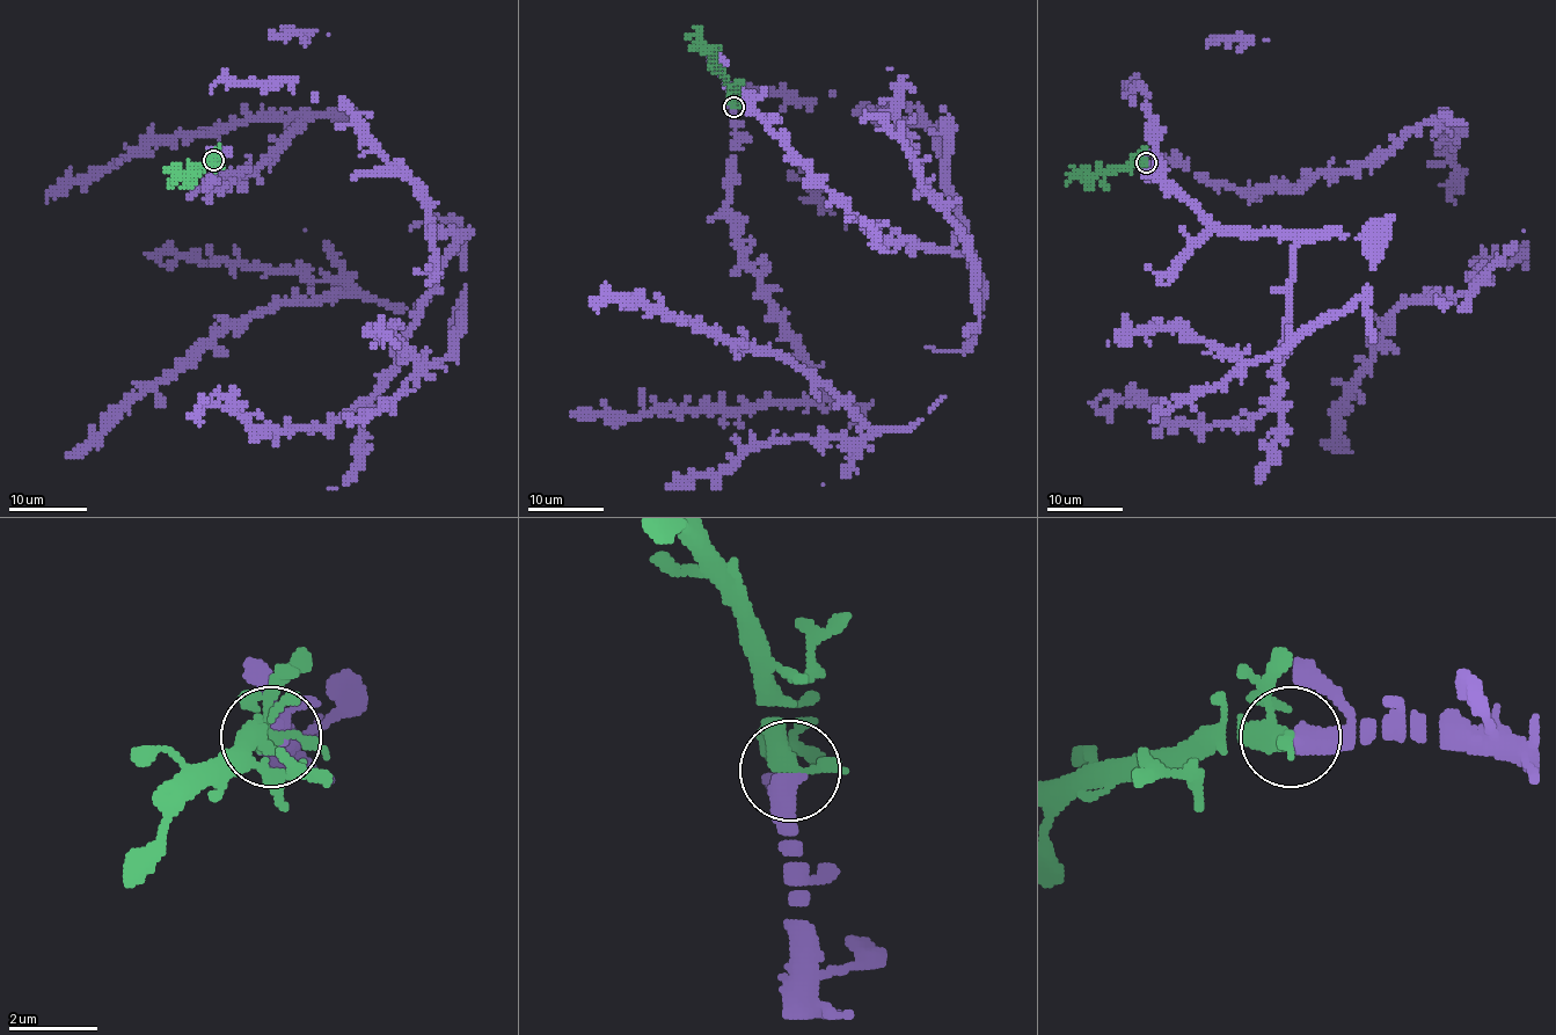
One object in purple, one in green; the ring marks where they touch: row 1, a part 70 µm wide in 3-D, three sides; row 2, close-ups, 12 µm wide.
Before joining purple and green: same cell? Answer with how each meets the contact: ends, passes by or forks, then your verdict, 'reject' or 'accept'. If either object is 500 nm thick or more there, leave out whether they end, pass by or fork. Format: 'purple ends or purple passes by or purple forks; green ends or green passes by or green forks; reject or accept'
accept

